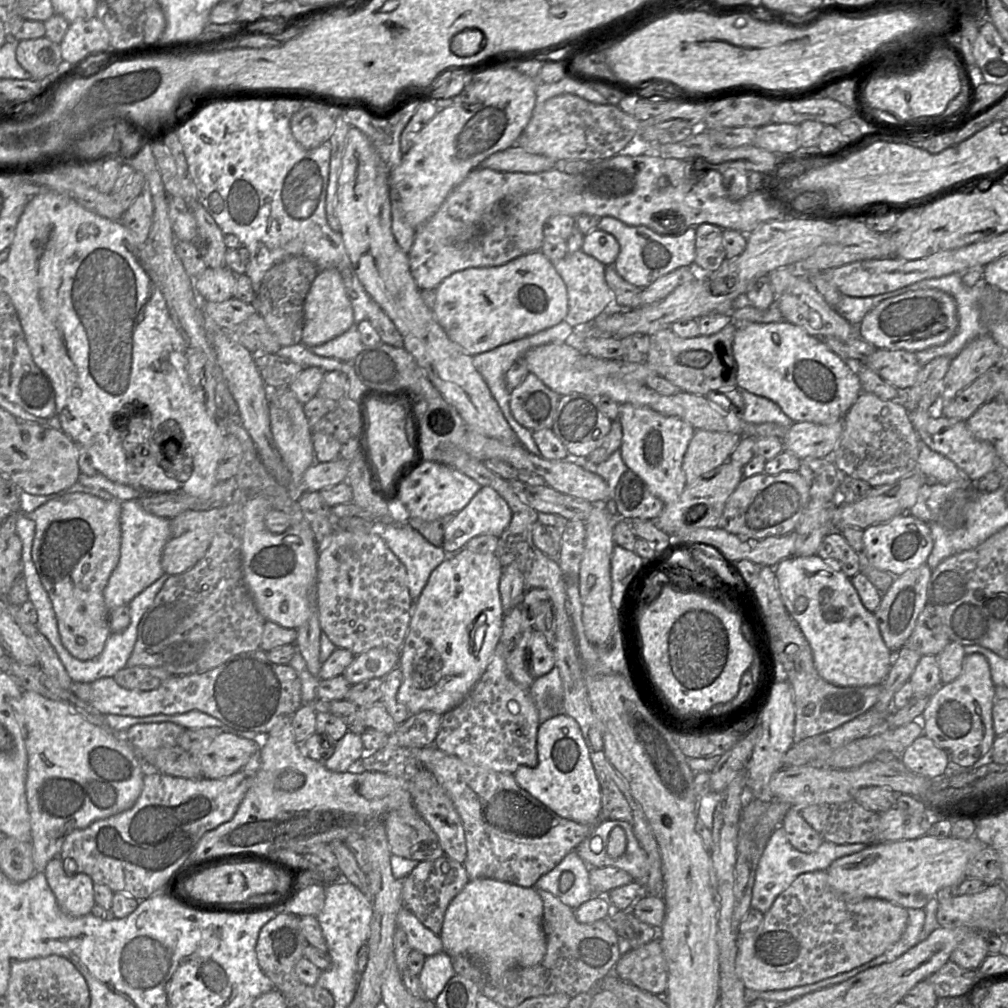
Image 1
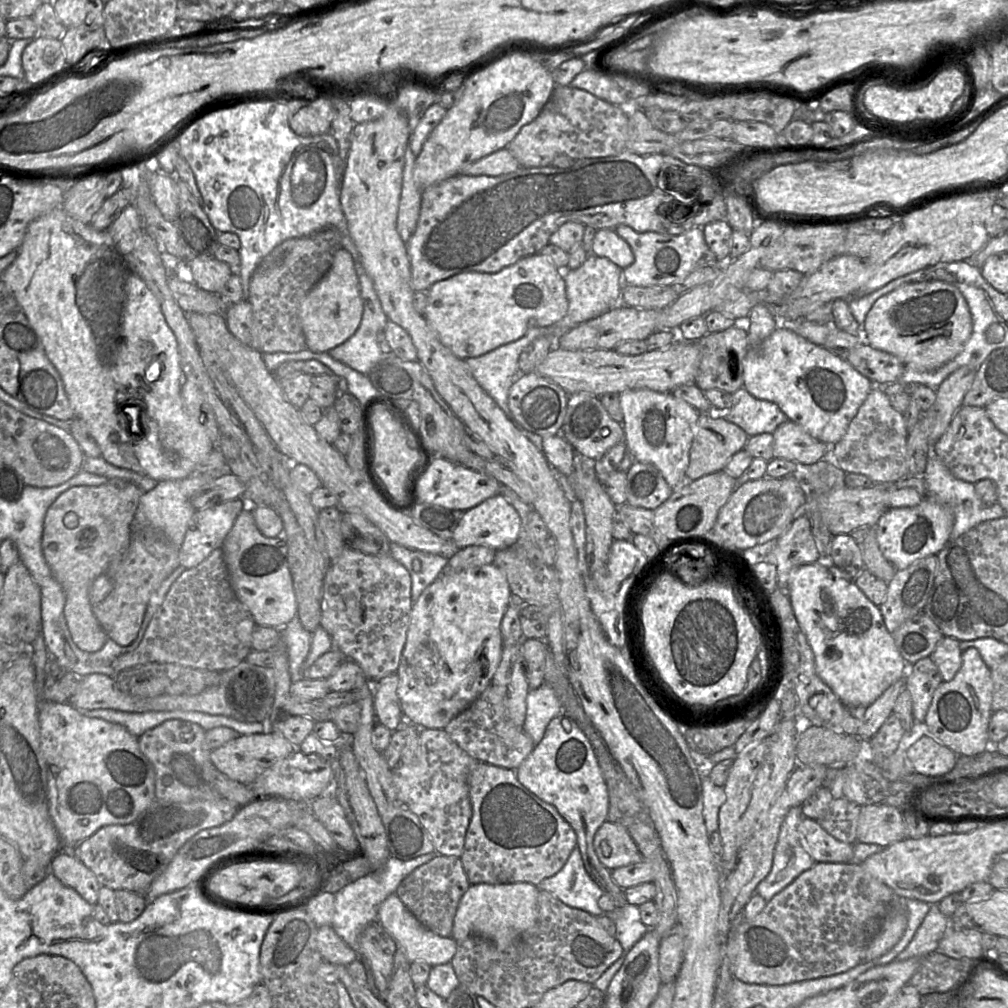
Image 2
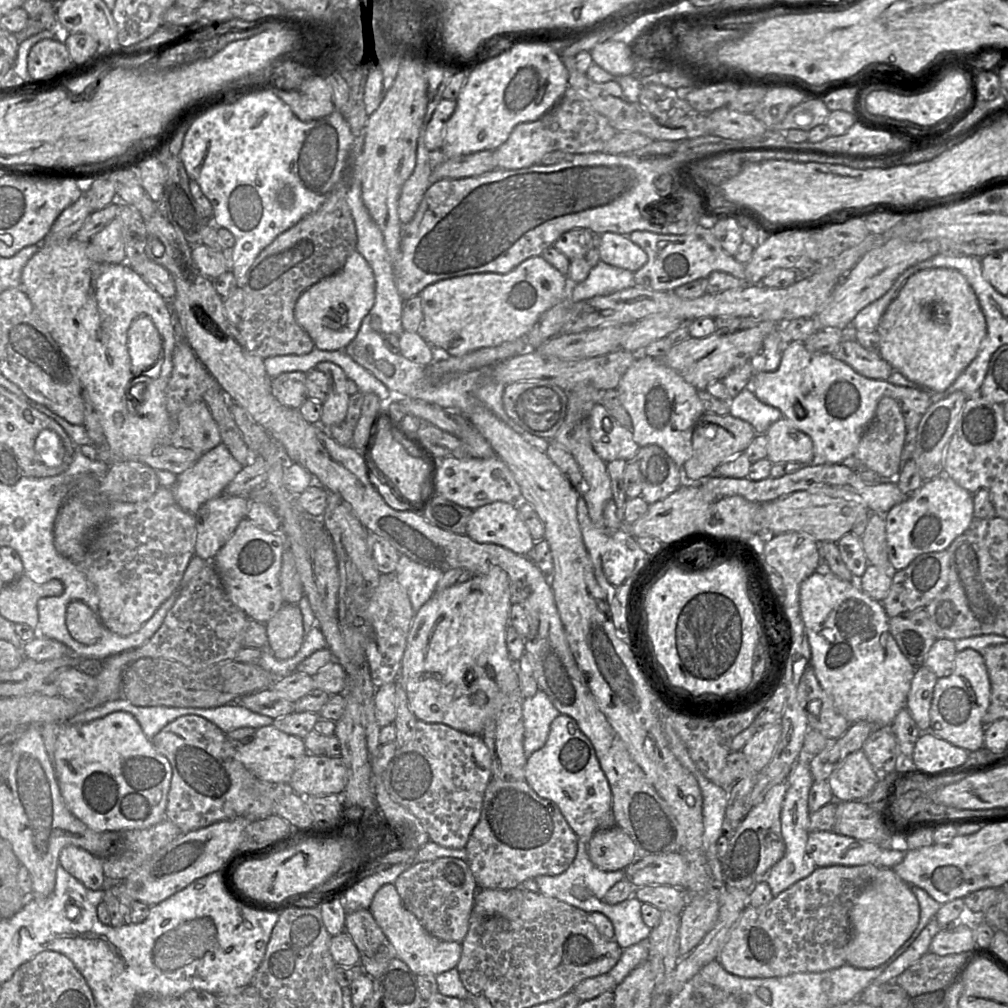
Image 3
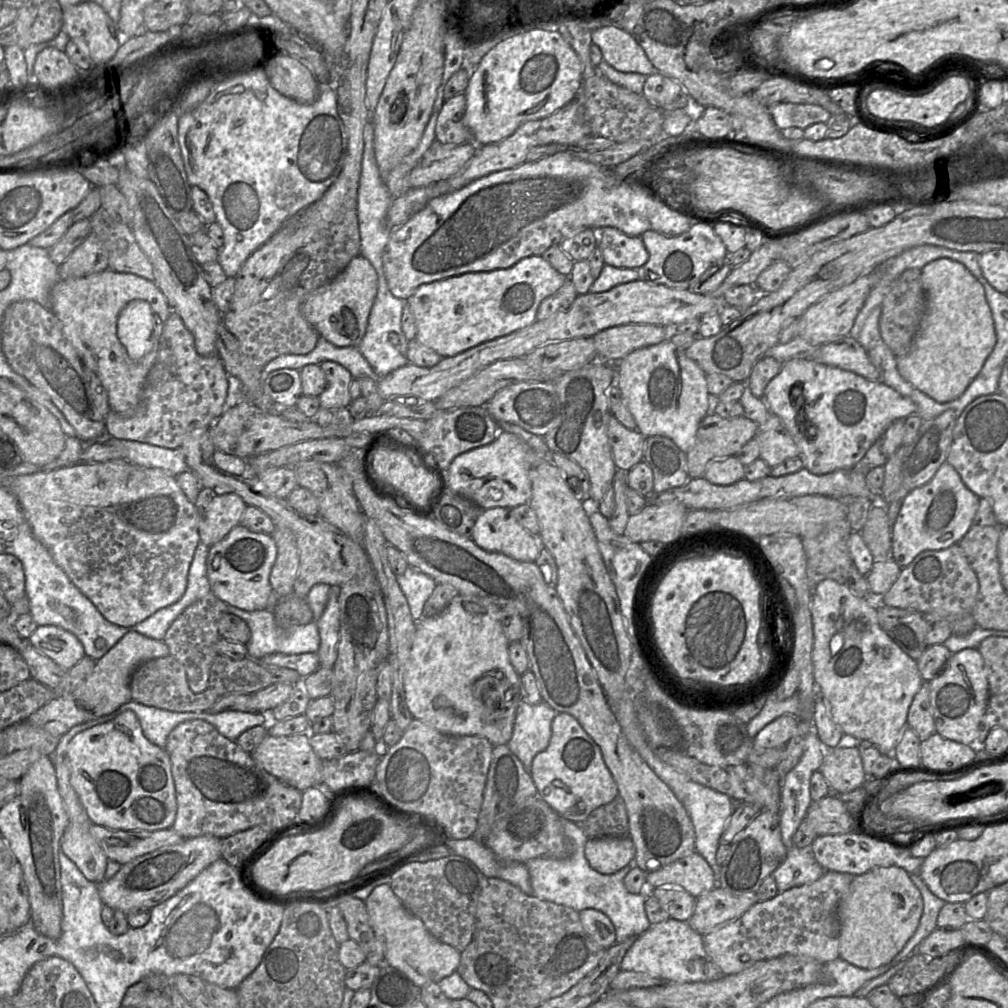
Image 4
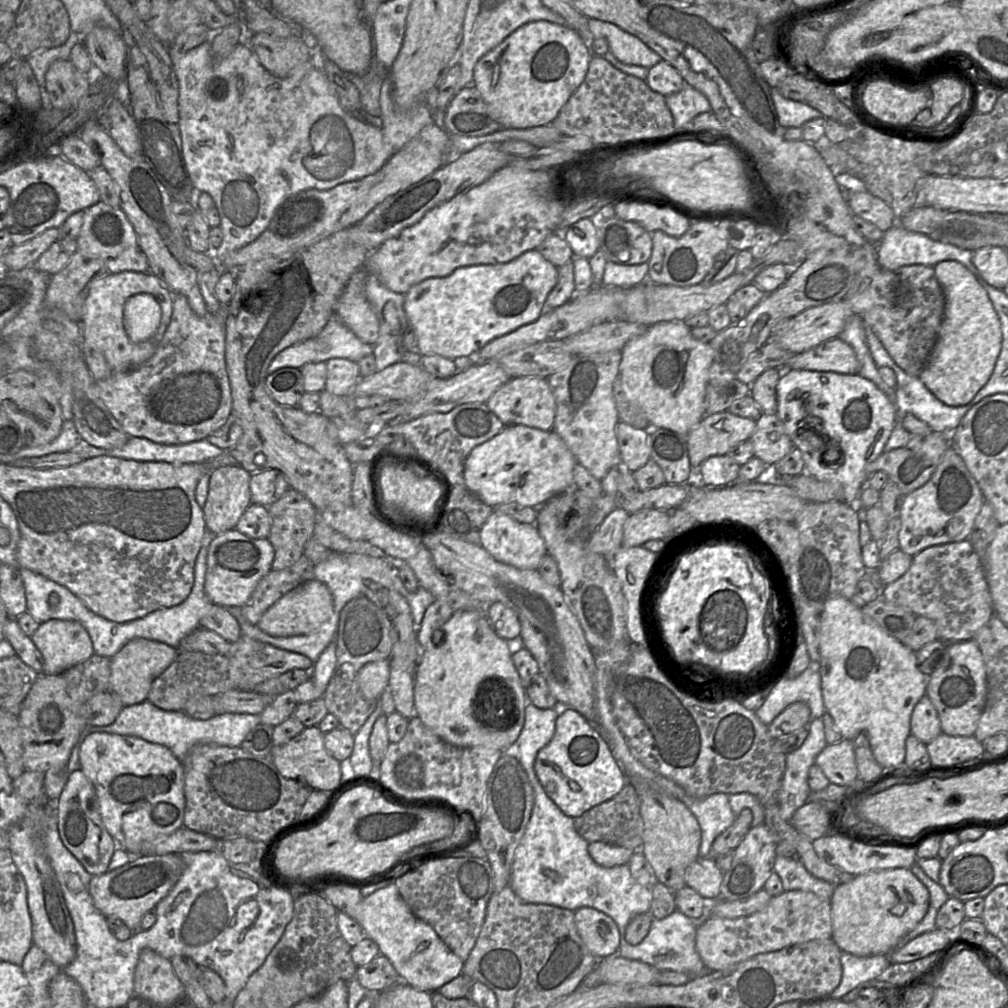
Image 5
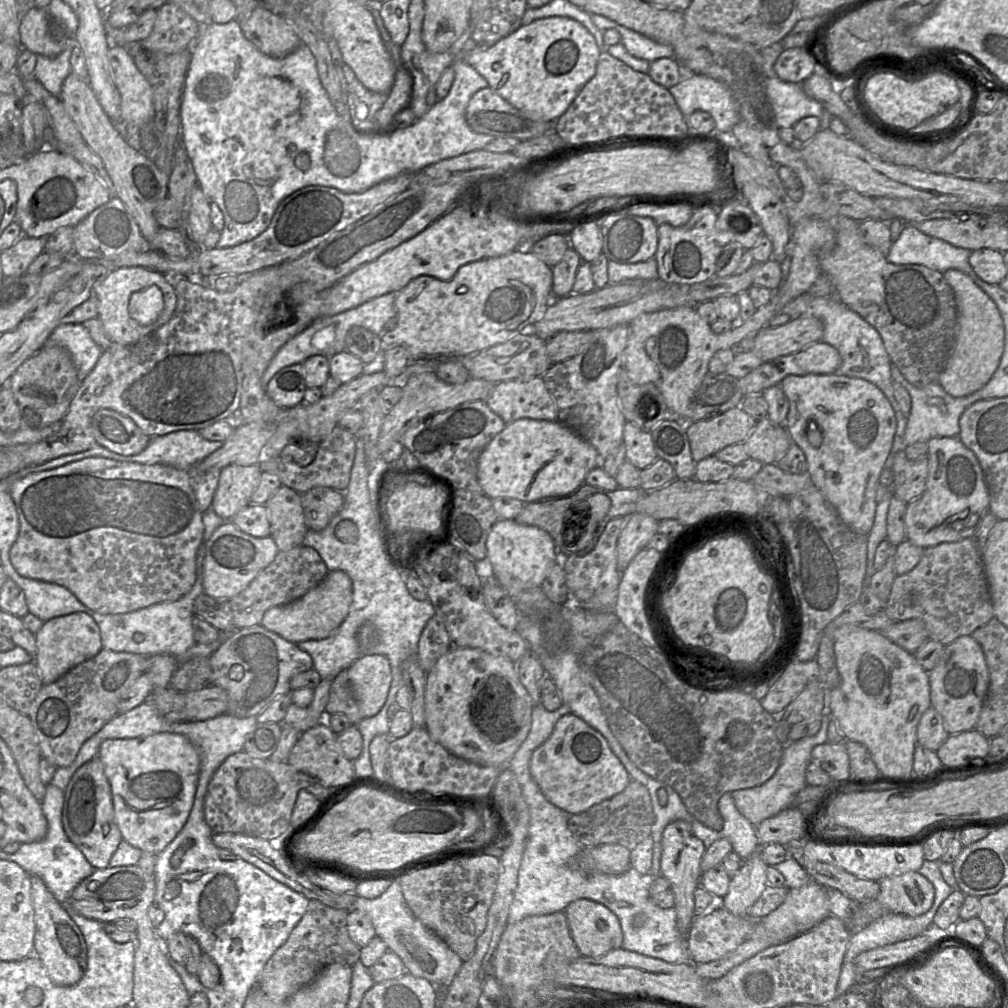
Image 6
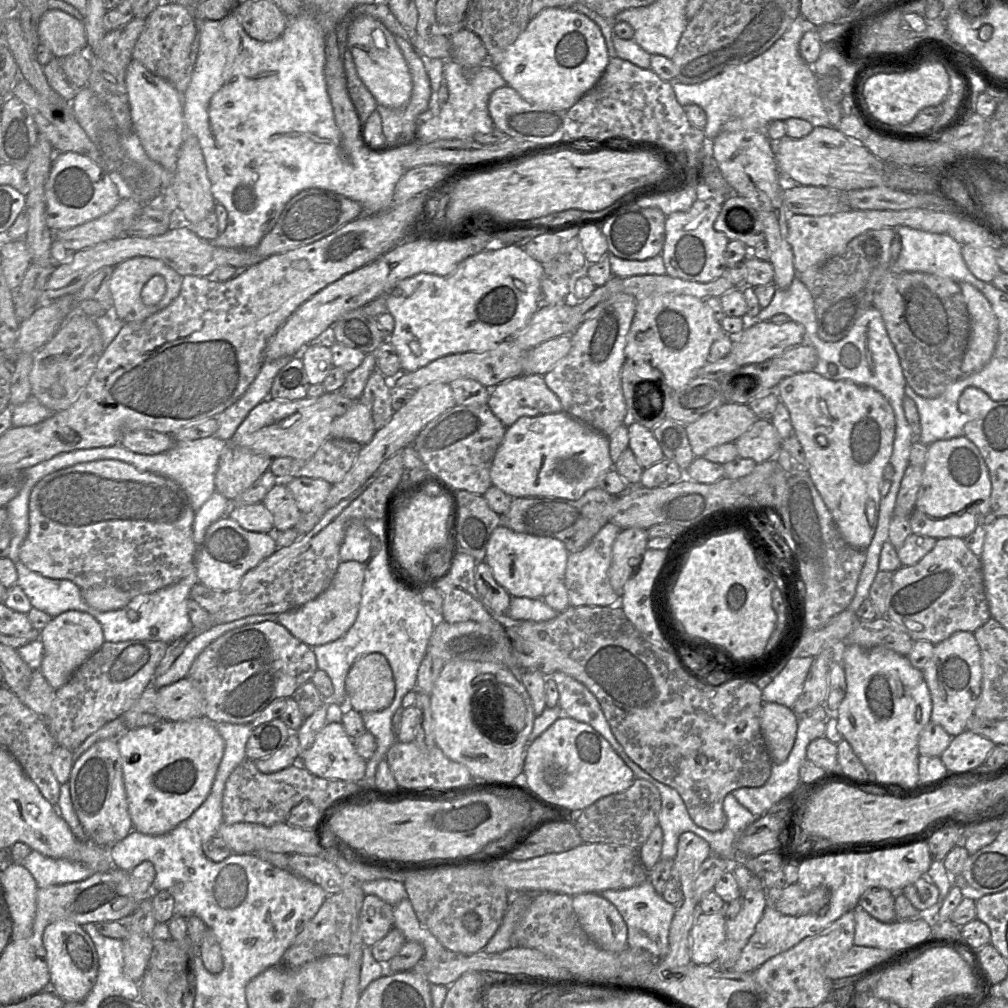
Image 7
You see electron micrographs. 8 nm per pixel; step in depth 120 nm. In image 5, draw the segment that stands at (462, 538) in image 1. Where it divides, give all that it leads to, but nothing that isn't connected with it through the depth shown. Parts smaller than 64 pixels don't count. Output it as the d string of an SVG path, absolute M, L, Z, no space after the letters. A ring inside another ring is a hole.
M495 509L480 531L481 546L499 562L520 569L538 569L547 554L544 540L535 524L520 523Z

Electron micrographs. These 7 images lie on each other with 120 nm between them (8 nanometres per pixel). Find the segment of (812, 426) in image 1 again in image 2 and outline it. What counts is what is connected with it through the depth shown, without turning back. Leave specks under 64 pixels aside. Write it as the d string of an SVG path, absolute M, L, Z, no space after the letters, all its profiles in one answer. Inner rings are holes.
M790 420L779 425L772 435L774 458L794 461L802 465L811 465L830 458L830 445L815 439Z

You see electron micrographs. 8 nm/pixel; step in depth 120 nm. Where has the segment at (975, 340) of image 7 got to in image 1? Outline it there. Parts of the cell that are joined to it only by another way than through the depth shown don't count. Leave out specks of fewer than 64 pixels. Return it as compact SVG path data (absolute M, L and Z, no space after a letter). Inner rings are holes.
M921 289L881 301L857 326L858 336L877 349L919 352L948 342L958 329L958 316L952 296L937 289Z

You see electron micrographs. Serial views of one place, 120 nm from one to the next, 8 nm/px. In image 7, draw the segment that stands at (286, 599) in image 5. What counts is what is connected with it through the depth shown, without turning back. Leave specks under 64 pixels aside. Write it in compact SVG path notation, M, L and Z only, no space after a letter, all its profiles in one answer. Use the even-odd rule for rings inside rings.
M357 561L340 562L329 587L304 605L277 615L277 622L310 647L342 637L354 624L361 602L365 566Z

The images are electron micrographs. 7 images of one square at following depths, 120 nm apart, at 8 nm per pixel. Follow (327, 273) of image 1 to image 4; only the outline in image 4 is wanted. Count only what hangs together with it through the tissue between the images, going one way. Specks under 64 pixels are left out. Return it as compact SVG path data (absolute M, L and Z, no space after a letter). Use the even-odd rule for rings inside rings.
M359 255L335 279L311 292L302 302L300 311L320 337L338 347L357 347L365 335L376 294L376 271Z

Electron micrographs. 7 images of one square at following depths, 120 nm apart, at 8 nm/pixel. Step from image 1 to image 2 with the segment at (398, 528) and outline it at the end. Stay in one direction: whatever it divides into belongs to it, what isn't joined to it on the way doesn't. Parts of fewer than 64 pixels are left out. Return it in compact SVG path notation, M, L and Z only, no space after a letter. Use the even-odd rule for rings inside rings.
M390 542L390 554L410 574L412 604L418 600L425 588L447 569L449 560L441 555L412 550L392 542Z

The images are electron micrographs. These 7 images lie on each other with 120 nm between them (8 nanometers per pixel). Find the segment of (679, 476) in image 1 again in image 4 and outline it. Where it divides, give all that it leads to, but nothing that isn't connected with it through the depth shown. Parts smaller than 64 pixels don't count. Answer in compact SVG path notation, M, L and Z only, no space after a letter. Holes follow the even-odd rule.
M670 340L637 349L615 364L615 384L623 403L644 436L664 436L688 453L695 444L702 419L711 412L713 398L707 390L706 374L696 362Z

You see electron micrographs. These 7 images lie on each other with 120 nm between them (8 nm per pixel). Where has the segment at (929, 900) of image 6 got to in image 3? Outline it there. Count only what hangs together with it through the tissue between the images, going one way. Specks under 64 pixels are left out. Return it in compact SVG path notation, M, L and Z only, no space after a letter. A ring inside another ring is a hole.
M880 868L876 877L856 896L849 913L851 937L846 963L872 969L885 963L911 937L920 916L919 903L911 886L891 868Z

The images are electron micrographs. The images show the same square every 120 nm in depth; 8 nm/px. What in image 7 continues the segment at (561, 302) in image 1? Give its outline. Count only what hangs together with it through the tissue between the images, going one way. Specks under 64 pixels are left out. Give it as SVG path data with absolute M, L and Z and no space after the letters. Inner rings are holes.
M514 245L492 250L485 250L476 255L463 260L453 273L448 276L438 276L429 273L419 273L410 278L406 278L397 283L397 285L386 294L386 309L394 318L394 329L388 341L395 348L401 362L402 372L416 371L432 361L450 354L459 354L466 352L482 352L494 348L500 342L511 339L519 331L524 329L533 315L541 306L541 280L543 276L543 265L529 256L526 251Z

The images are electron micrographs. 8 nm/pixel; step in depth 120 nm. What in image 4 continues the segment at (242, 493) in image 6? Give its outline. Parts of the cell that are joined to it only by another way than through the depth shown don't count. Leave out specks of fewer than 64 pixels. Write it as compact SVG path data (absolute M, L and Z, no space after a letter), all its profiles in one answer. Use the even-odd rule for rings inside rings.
M206 487L201 489L195 506L200 542L211 547L241 523L247 504L235 493L216 492Z

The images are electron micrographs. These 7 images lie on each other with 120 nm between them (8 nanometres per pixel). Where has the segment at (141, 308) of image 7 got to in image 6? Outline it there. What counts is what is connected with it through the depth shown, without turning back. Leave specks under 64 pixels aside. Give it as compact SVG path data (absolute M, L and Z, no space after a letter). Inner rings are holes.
M141 266L112 269L97 287L97 296L99 300L97 317L101 319L106 334L112 343L118 343L124 346L135 344L146 335L167 323L171 319L177 303L174 282L171 280L170 276ZM152 285L161 289L164 297L164 307L159 317L153 323L140 325L129 314L129 300L132 293Z

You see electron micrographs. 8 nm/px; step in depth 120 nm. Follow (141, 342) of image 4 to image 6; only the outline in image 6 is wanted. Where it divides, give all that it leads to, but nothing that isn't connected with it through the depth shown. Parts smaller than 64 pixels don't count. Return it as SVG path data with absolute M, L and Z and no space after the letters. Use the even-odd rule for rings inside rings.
M155 285L145 287L132 293L129 300L129 314L140 325L153 323L164 307L164 297Z

